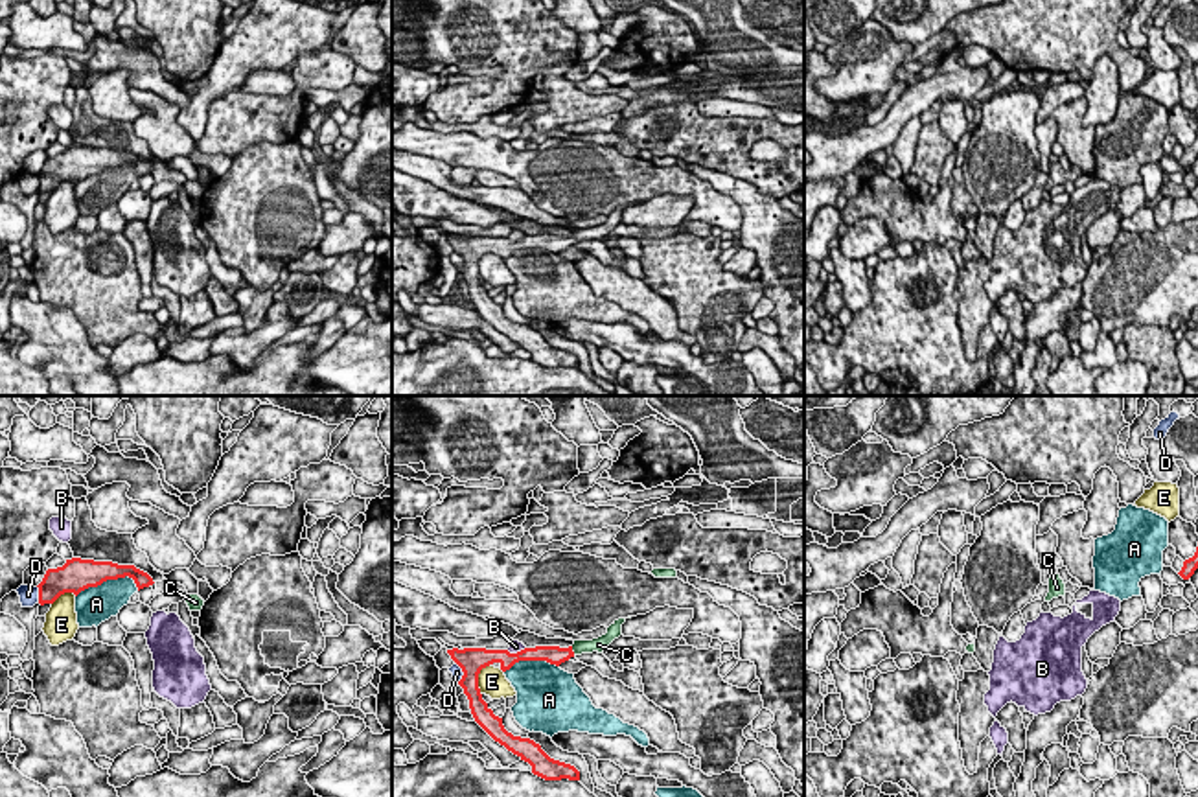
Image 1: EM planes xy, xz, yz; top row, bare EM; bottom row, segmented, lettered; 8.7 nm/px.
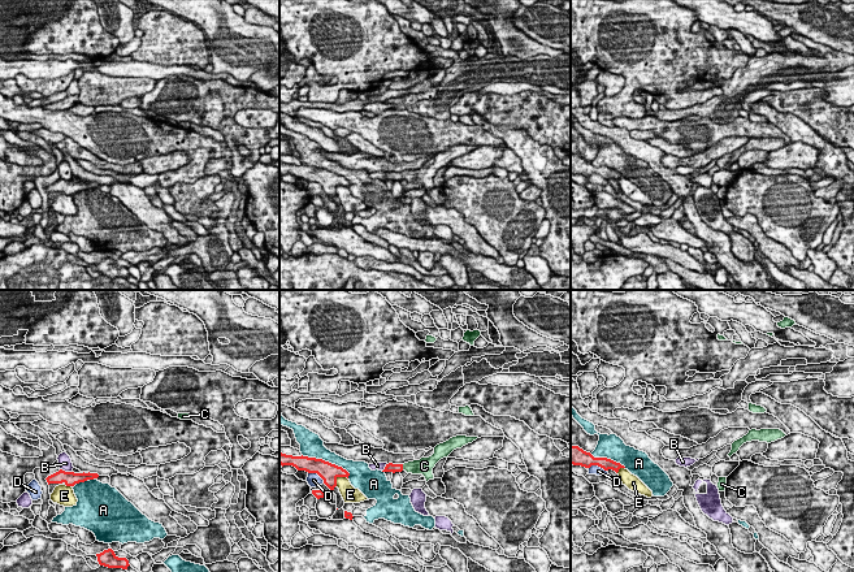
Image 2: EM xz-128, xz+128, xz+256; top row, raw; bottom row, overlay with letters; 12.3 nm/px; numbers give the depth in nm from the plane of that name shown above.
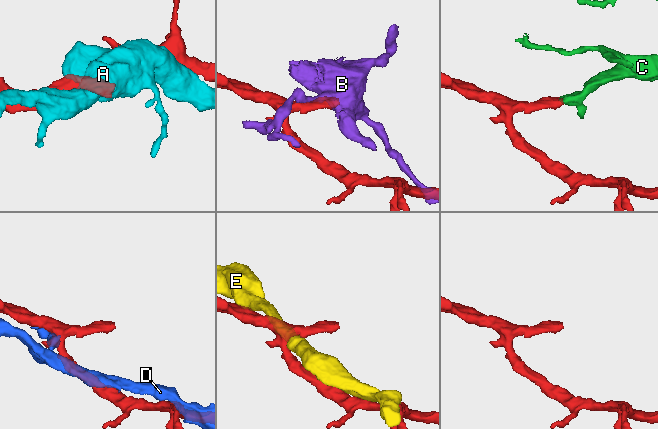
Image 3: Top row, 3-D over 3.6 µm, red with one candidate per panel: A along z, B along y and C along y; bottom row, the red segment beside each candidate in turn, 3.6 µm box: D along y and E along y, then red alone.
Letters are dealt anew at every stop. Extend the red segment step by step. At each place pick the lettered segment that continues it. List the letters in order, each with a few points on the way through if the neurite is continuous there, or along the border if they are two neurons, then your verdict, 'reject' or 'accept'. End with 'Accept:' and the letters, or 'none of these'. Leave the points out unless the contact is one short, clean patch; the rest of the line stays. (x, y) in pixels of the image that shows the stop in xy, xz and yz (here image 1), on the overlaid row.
A: reject
B: reject
C: runs through xz (551, 654), (571, 650), (598, 645); accept
D: reject
E: reject
Accept: C

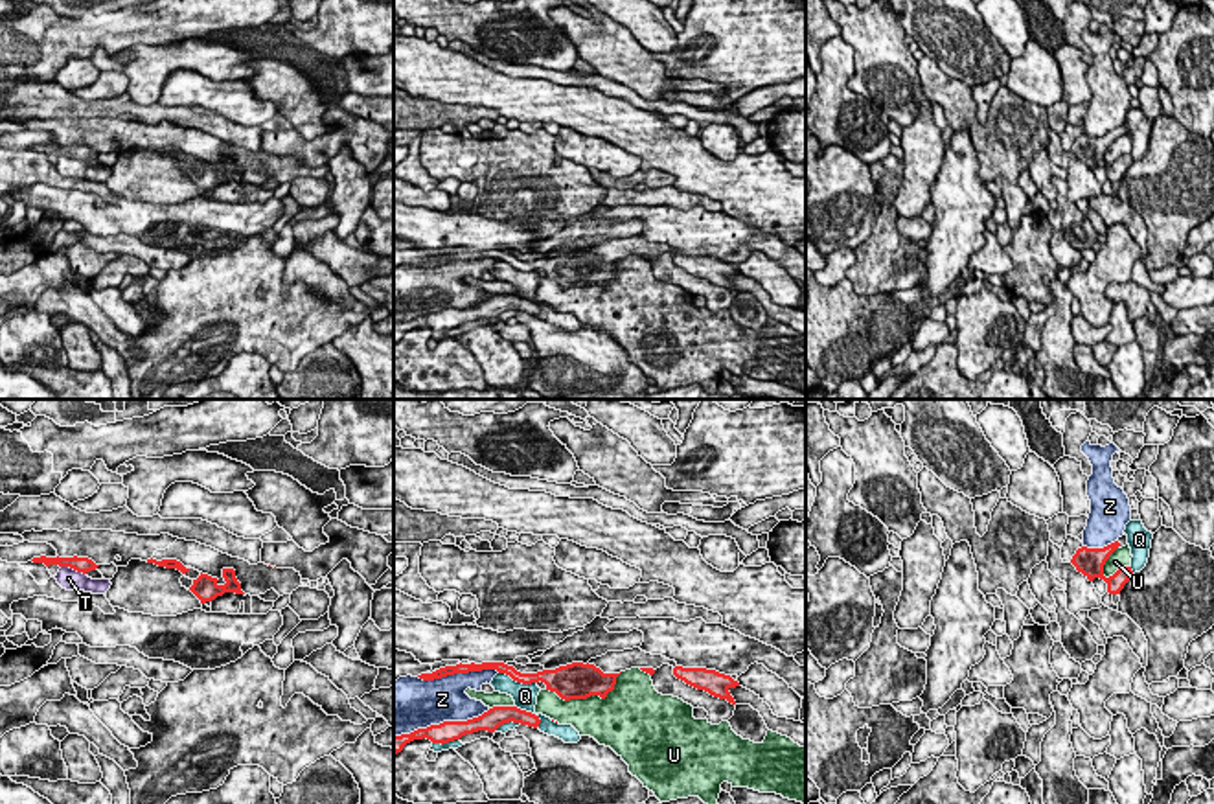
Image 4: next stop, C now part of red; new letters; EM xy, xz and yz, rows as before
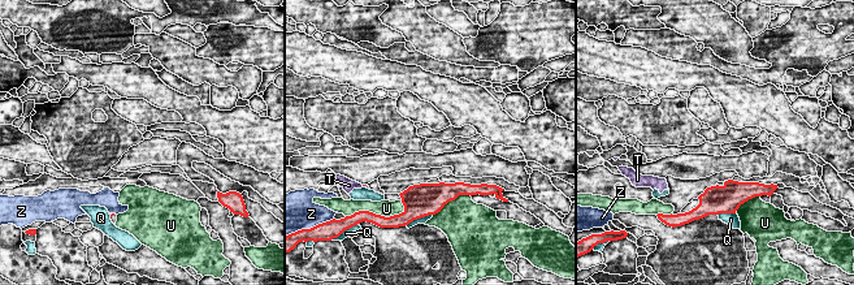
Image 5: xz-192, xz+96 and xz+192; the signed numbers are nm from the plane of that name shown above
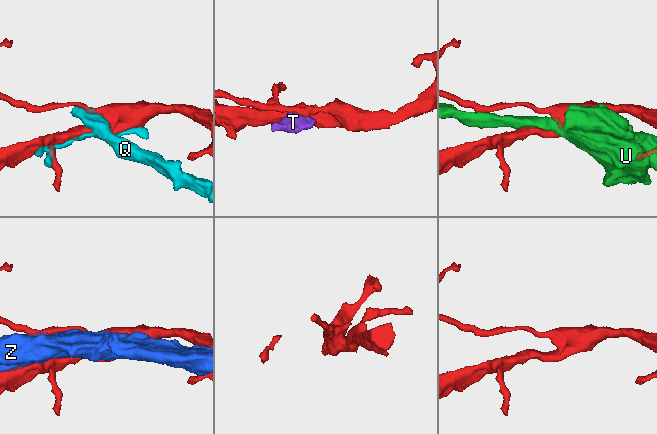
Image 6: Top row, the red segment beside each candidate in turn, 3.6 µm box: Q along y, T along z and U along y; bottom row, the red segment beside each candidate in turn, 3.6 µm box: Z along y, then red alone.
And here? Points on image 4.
Q: reject
T: border along xy (61, 565), (85, 574); reject
U: reject
Z: reject
Accept: none of these

